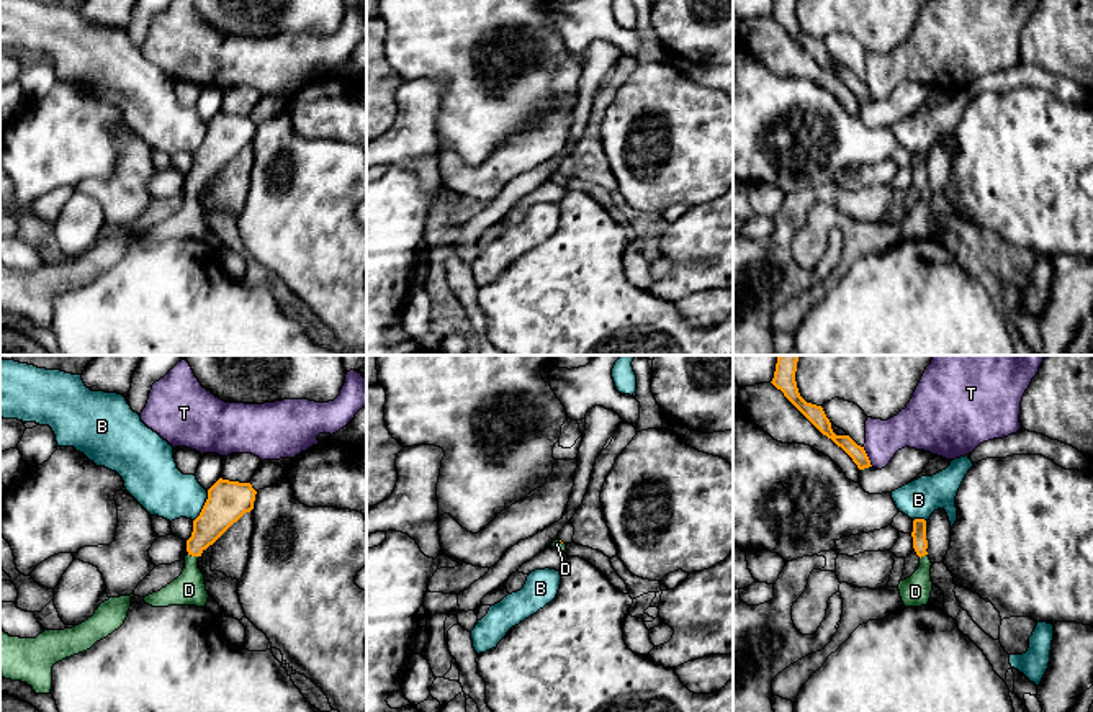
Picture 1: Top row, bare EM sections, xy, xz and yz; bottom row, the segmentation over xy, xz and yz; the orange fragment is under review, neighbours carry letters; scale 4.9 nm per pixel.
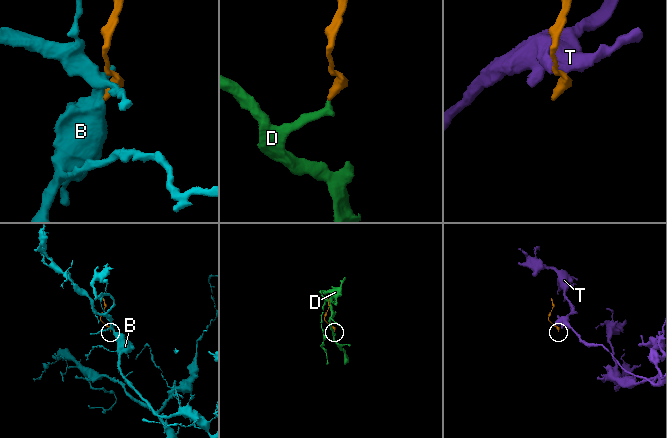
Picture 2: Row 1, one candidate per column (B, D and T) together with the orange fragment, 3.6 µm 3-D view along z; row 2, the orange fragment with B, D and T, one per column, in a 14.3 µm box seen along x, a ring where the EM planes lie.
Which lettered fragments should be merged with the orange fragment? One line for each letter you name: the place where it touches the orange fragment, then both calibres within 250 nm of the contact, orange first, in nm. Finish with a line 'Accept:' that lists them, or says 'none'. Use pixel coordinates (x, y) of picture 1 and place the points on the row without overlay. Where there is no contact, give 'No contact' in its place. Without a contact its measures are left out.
D: Touches orange at xy (193, 189). Thickness 170 nm (orange) against 160 nm
Accept: D

